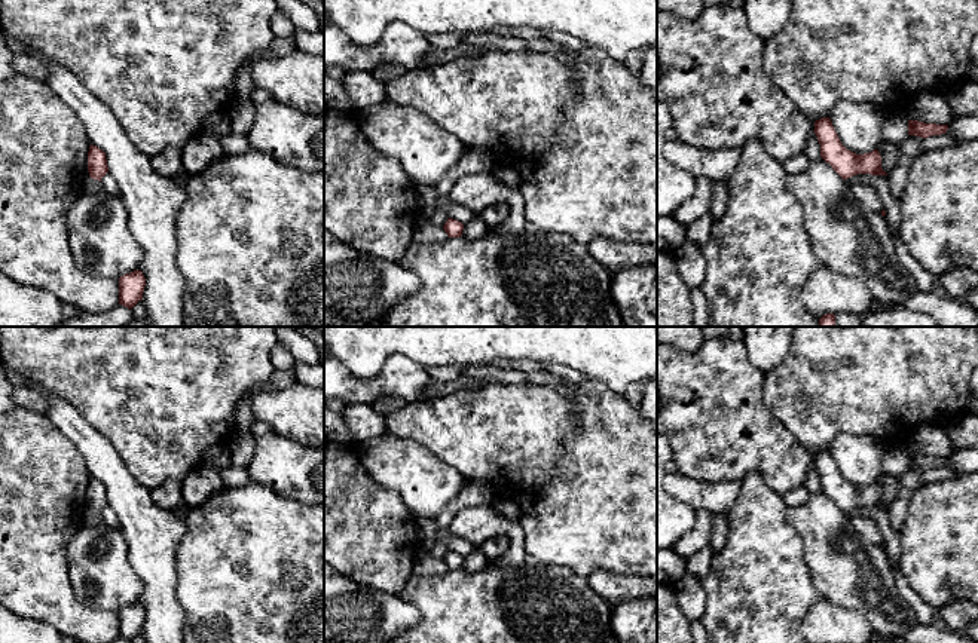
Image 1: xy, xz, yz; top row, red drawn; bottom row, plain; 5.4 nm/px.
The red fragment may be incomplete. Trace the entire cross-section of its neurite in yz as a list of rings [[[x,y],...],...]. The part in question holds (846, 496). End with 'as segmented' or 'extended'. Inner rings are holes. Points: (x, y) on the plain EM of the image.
[[[829,450],[816,453],[813,465],[820,477],[820,490],[829,496],[843,512],[858,506],[887,508],[881,500],[878,483],[875,481],[864,487],[847,483],[841,477]]] | as segmented

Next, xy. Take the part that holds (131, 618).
[[[134,603],[119,610],[119,637],[132,642],[140,633],[146,619],[141,603]]] | as segmented

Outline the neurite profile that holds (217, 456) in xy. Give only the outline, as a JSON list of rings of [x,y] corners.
[[[223,443],[208,447],[201,457],[201,463],[220,471],[230,463],[230,457],[232,445]]]

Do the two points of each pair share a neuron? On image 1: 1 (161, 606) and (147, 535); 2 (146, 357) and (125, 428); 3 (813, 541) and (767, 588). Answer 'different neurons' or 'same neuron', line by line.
1: same neuron
2: same neuron
3: different neurons

